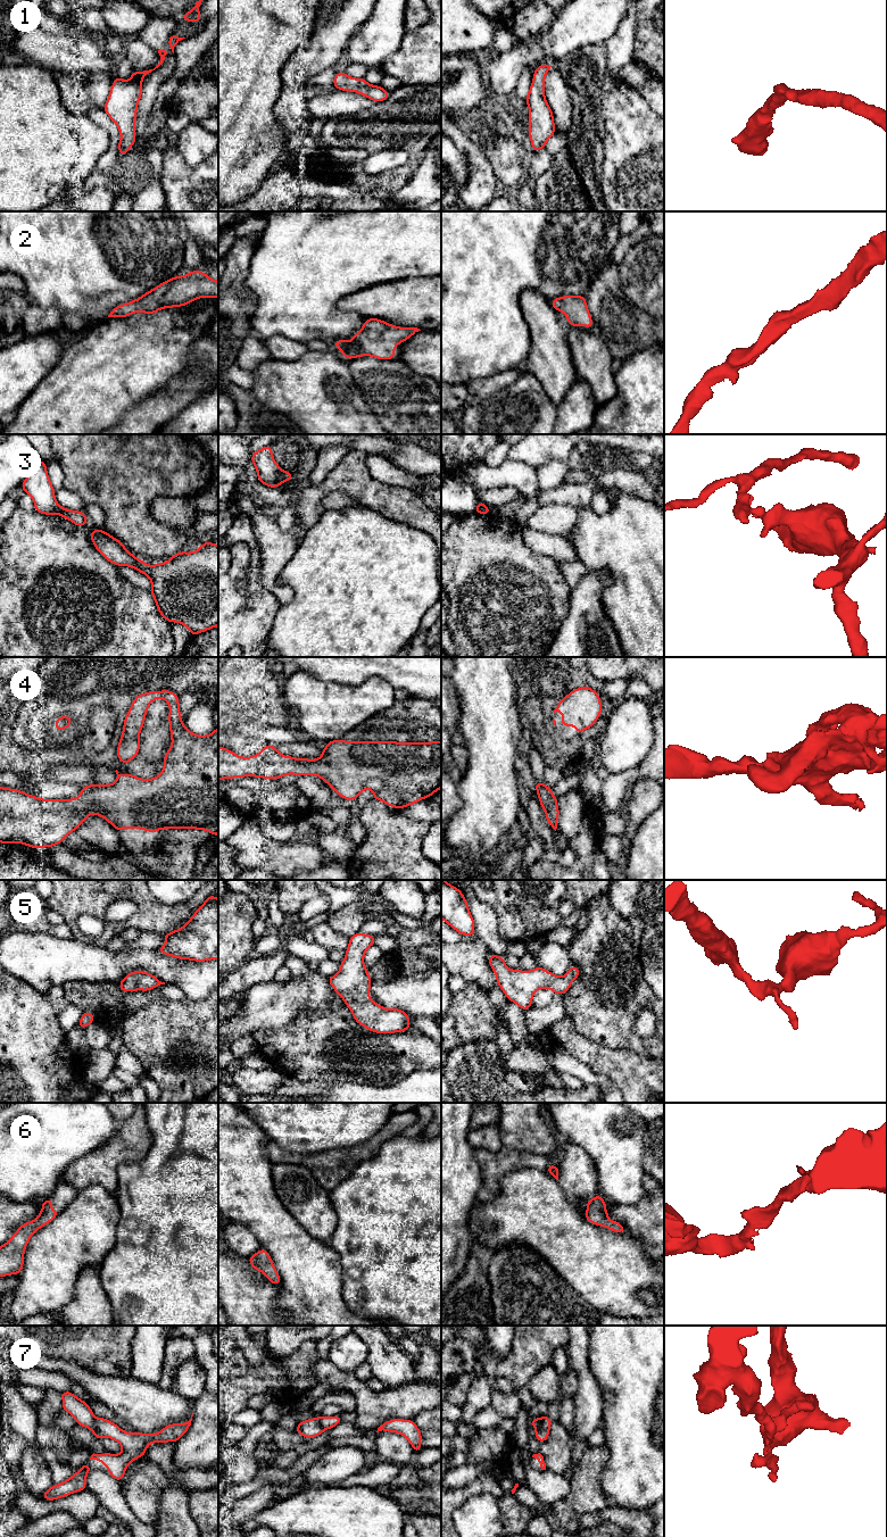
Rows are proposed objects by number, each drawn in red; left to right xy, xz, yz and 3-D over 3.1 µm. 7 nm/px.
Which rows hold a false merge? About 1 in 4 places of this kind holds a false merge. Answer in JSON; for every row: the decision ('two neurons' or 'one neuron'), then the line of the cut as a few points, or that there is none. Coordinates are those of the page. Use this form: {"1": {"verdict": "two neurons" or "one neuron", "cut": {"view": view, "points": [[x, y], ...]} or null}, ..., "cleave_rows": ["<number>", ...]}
{"1": {"verdict": "one neuron", "cut": null}, "2": {"verdict": "one neuron", "cut": null}, "3": {"verdict": "two neurons", "cut": {"view": "xz", "points": [[283, 471], [281, 481]]}}, "4": {"verdict": "one neuron", "cut": null}, "5": {"verdict": "one neuron", "cut": null}, "6": {"verdict": "one neuron", "cut": null}, "7": {"verdict": "two neurons", "cut": {"view": "xy", "points": [[94, 1418], [97, 1430], [102, 1436]]}}, "cleave_rows": ["3", "7"]}

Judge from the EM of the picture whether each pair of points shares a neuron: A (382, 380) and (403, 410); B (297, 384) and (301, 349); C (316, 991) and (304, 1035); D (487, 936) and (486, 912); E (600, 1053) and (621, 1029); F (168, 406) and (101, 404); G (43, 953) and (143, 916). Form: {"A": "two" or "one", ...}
{"A": "one", "B": "two", "C": "two", "D": "one", "E": "two", "F": "two", "G": "two"}

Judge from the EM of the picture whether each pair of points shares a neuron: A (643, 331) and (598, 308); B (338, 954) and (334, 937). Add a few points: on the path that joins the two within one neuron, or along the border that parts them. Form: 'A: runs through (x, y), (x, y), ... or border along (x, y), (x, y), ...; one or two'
A: runs through (631, 329), (626, 329), (610, 313); one
B: border along (330, 948), (340, 948), (345, 952); two

